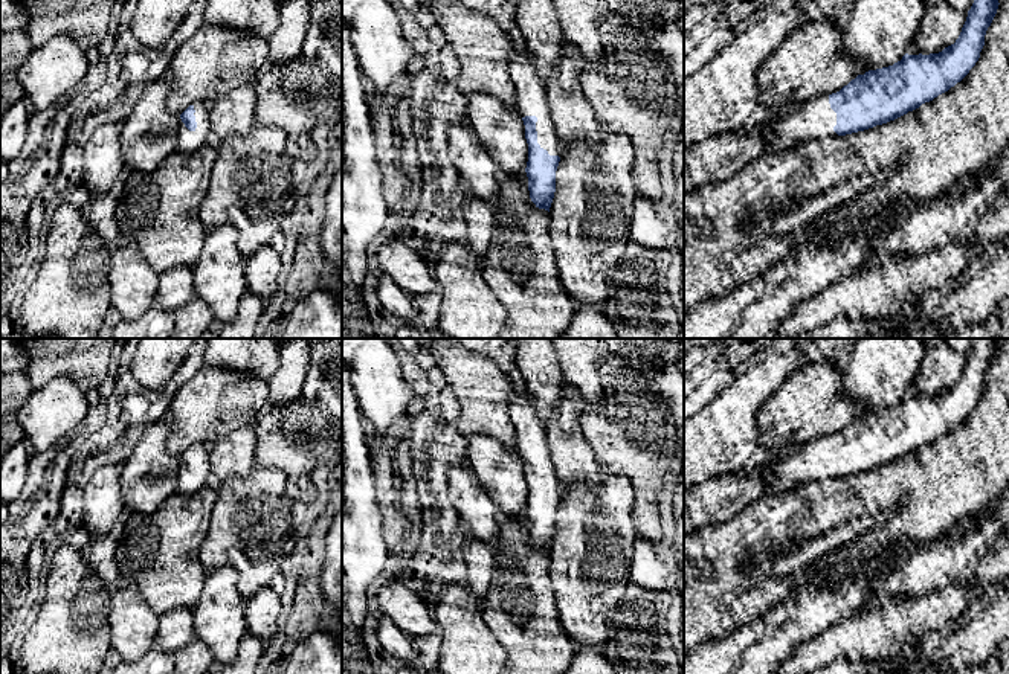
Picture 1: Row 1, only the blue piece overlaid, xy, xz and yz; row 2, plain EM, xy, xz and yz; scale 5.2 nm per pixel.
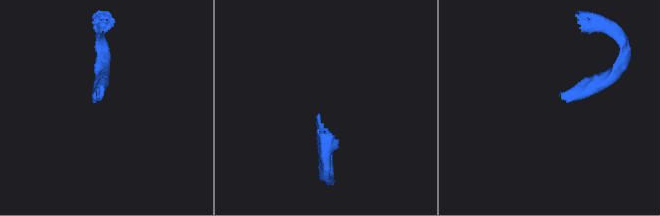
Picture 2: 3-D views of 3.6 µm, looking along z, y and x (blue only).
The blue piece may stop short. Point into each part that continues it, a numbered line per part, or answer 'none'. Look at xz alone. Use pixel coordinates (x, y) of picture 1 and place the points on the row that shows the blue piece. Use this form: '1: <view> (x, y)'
1: xz (530, 93)

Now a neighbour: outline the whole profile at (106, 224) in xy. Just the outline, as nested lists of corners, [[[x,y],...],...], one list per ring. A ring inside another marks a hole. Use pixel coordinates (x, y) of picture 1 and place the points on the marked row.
[[[110,192],[102,194],[99,200],[85,204],[82,213],[107,242],[113,242],[118,238],[116,200]]]

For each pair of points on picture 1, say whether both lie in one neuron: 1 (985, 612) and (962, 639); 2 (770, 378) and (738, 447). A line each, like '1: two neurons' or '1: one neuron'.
1: one neuron
2: one neuron

